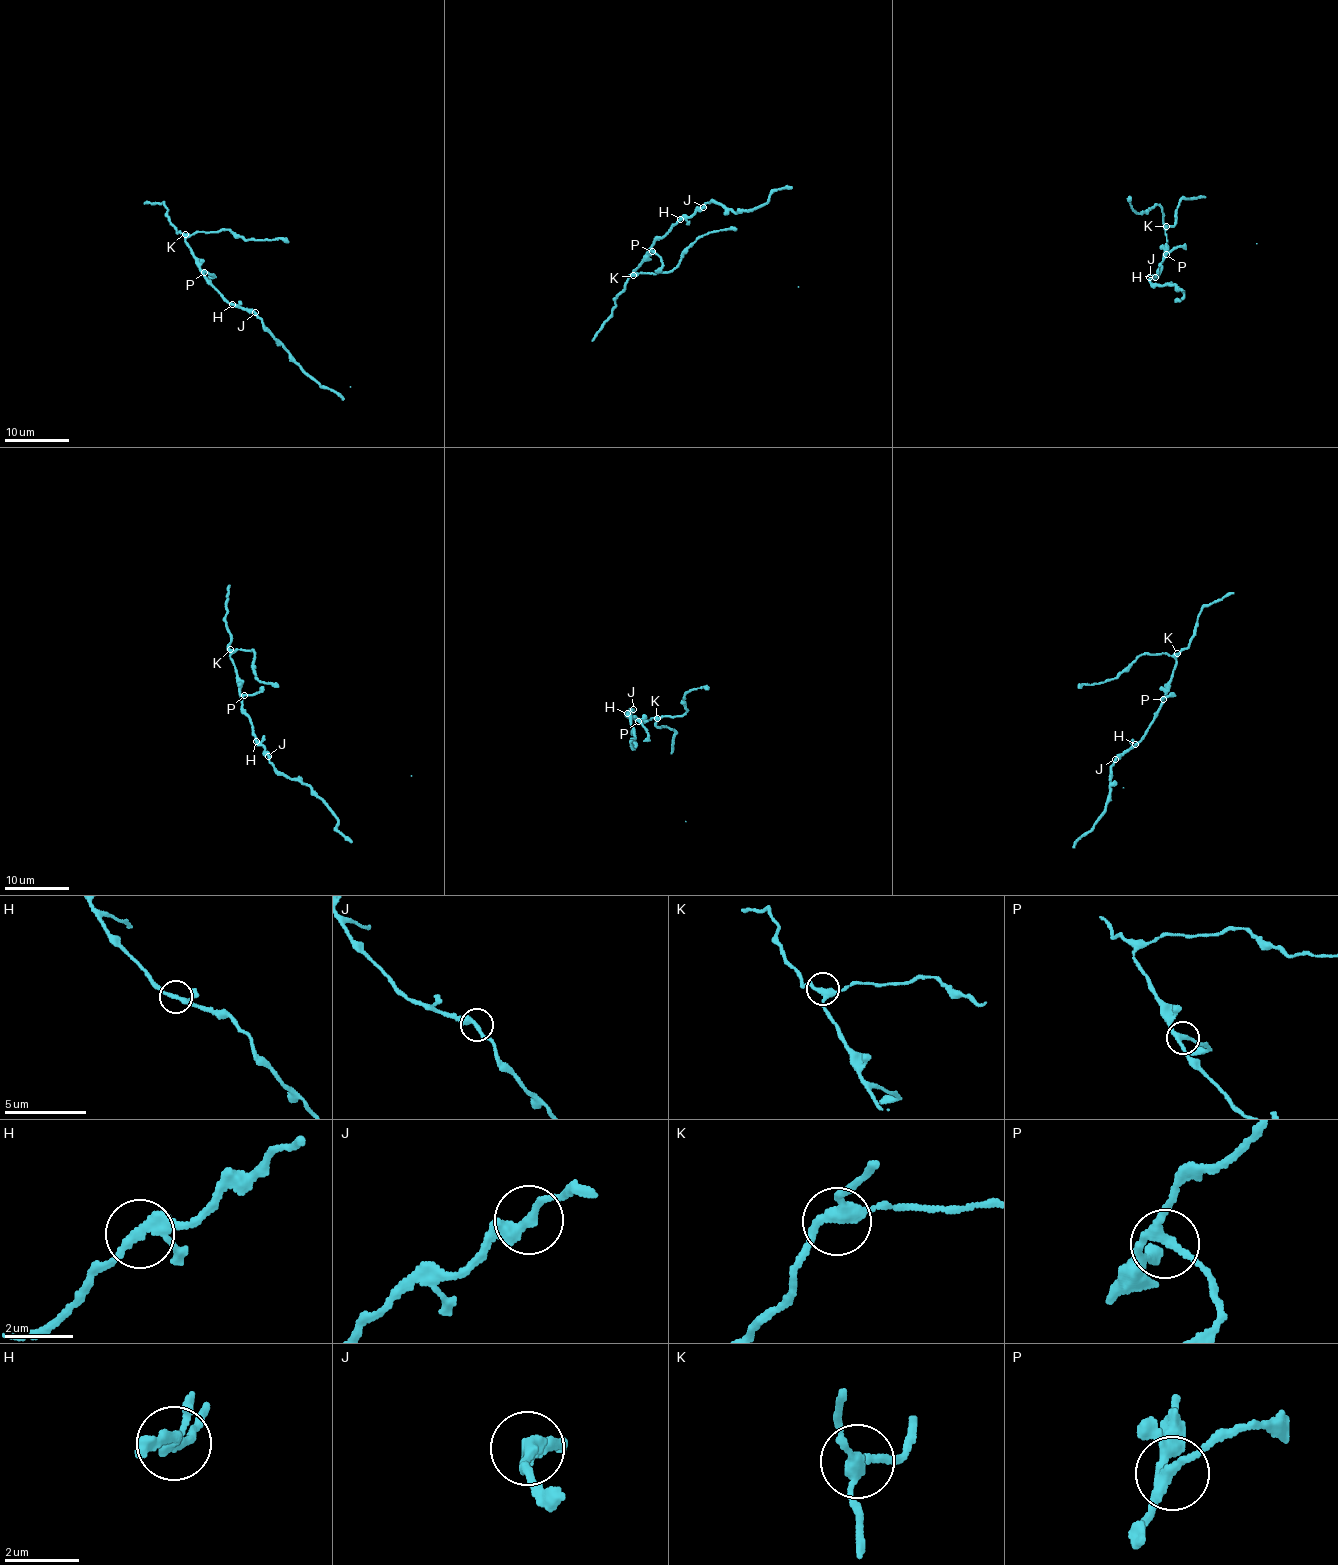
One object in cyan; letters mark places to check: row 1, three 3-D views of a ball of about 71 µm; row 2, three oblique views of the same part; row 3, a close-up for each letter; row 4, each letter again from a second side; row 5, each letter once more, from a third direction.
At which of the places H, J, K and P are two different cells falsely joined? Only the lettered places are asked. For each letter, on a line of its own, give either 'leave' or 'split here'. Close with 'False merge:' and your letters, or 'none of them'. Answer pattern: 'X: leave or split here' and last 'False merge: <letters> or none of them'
H: leave
J: leave
K: leave
P: leave
False merge: none of them

